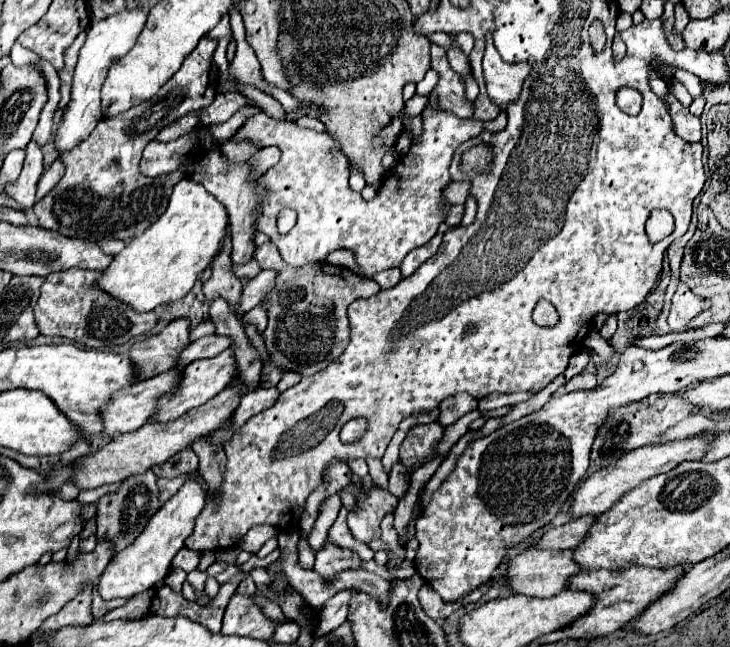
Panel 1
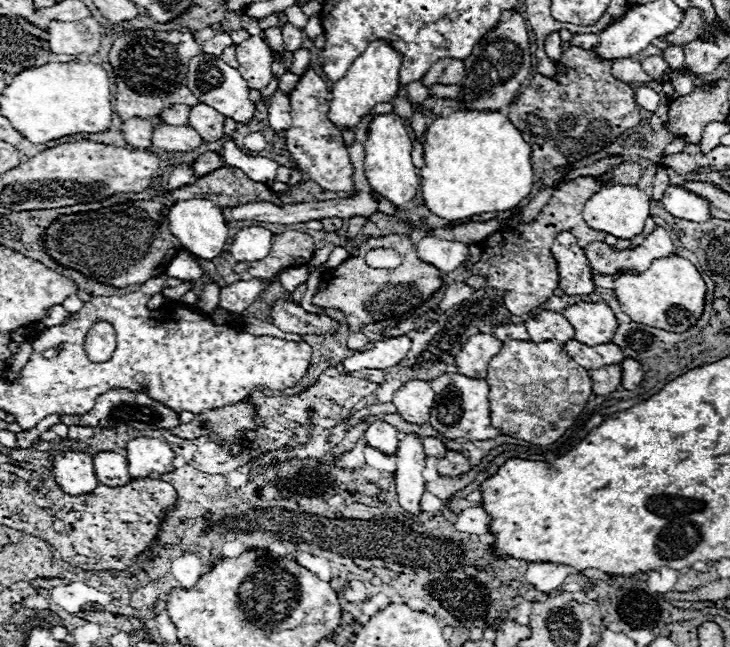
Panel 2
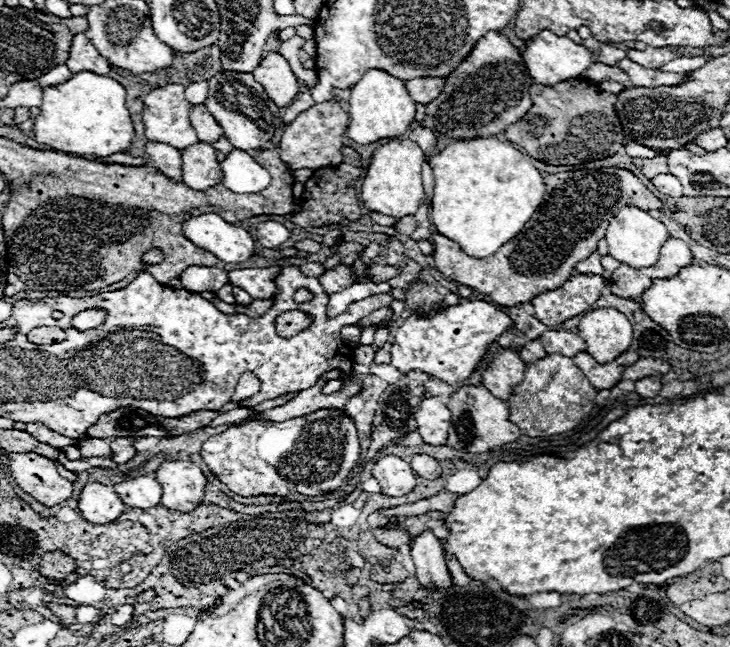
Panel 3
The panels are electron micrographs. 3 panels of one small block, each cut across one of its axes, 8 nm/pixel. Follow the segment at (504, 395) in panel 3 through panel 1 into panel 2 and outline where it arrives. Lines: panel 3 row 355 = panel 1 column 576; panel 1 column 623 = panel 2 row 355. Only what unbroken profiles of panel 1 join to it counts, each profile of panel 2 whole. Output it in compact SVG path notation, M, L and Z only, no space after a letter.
M492 334L472 336L462 350L456 354L458 372L468 378L486 378L490 358L496 356L502 348L502 342Z

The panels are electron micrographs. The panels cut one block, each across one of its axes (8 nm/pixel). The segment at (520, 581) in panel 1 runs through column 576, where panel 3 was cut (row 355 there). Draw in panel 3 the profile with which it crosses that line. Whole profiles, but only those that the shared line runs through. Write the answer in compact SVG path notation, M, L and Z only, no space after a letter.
M546 330L544 334L538 336L538 340L544 344L548 354L564 354L564 356L574 356L576 352L586 350L586 342L572 330Z

